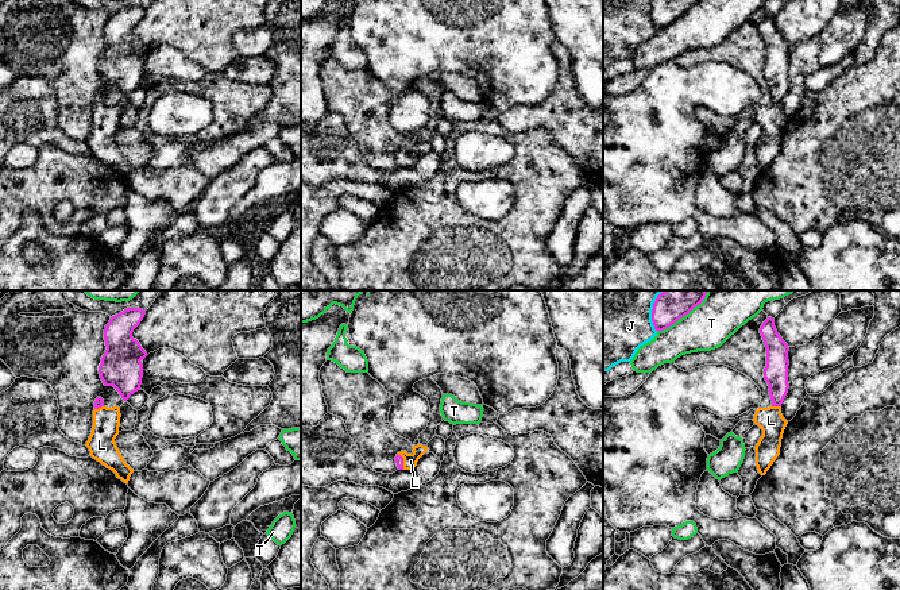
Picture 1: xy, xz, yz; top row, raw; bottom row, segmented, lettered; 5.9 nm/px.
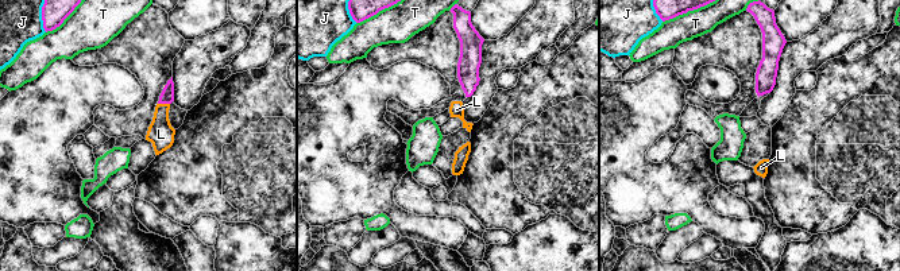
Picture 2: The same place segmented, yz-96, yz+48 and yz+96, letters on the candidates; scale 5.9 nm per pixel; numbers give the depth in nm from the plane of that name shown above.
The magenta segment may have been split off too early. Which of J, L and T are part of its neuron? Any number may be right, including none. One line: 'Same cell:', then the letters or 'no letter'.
Same cell: L

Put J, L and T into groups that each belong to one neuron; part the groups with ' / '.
J / L / T

